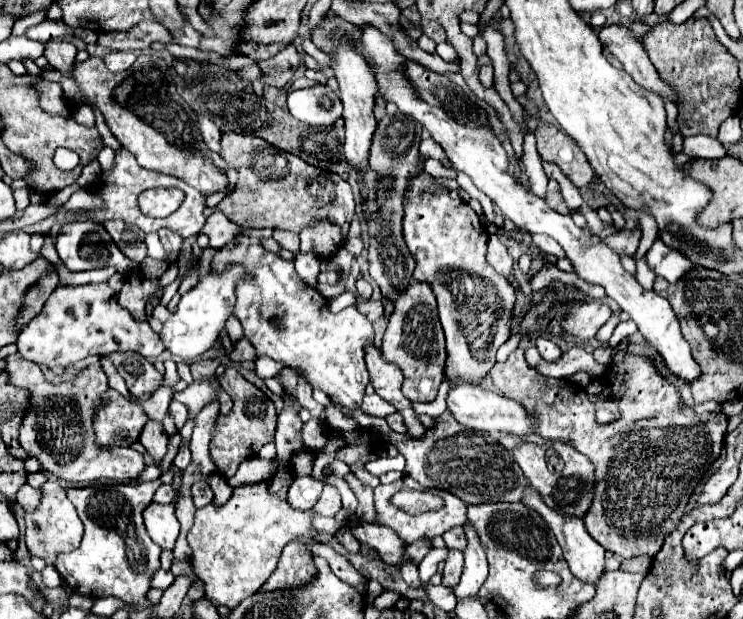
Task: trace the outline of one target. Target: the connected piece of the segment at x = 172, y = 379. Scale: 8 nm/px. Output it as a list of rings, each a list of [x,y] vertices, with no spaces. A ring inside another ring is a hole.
[[[165,360],[164,362],[167,372],[165,372],[165,380],[161,386],[175,386],[179,382],[179,374],[177,374],[177,364],[173,360]]]

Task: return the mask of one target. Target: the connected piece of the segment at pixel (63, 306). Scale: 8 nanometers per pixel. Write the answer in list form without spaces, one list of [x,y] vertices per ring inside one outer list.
[[[109,284],[57,286],[47,298],[43,310],[21,330],[19,354],[35,364],[49,368],[69,366],[87,356],[105,356],[109,352],[133,350],[145,358],[157,358],[165,346],[147,322],[139,322],[117,302],[117,292]]]

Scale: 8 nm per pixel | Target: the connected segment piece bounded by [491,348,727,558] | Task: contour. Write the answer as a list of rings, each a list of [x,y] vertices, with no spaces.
[[[517,348],[509,354],[505,362],[497,362],[491,370],[491,378],[495,388],[507,396],[523,402],[529,414],[535,418],[537,428],[535,434],[549,436],[553,440],[567,438],[575,444],[575,450],[587,454],[597,468],[597,488],[595,488],[595,502],[585,518],[587,532],[609,552],[635,558],[635,556],[649,556],[653,558],[667,534],[675,530],[681,516],[685,514],[687,500],[693,488],[703,478],[703,472],[713,464],[713,460],[721,452],[721,436],[727,434],[727,416],[723,414],[695,414],[691,408],[681,404],[681,396],[667,380],[663,380],[655,366],[641,358],[641,356],[625,356],[621,366],[611,366],[611,374],[603,376],[603,384],[607,386],[601,400],[613,400],[621,416],[611,424],[599,424],[595,418],[595,406],[587,398],[581,386],[573,384],[571,380],[555,380],[545,378],[535,368],[531,368],[523,356],[523,350]]]

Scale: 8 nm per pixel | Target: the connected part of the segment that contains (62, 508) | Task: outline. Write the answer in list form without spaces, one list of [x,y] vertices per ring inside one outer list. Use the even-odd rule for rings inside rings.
[[[55,480],[45,482],[43,500],[41,500],[41,504],[39,504],[39,508],[35,512],[25,514],[25,524],[27,524],[25,544],[27,544],[29,552],[33,556],[43,558],[49,566],[55,564],[55,560],[57,560],[57,556],[61,552],[75,550],[79,546],[79,542],[81,542],[81,536],[83,536],[83,524],[81,524],[81,520],[77,516],[77,510],[67,500],[63,486],[59,482],[55,482]]]

